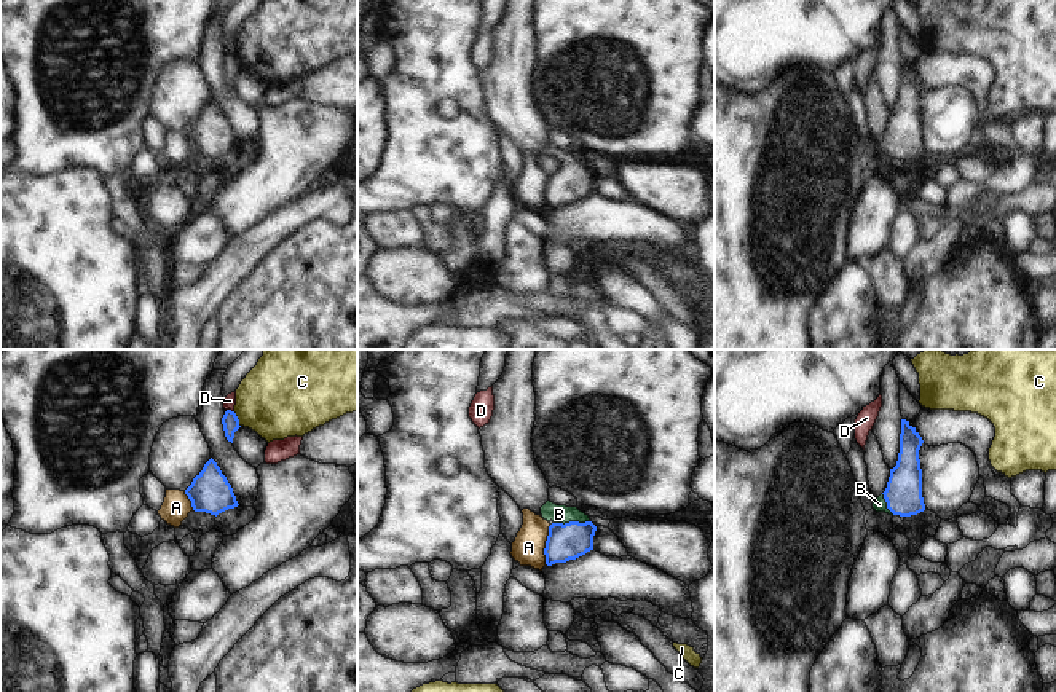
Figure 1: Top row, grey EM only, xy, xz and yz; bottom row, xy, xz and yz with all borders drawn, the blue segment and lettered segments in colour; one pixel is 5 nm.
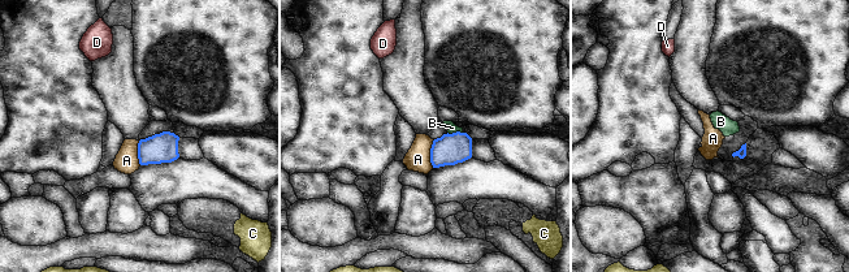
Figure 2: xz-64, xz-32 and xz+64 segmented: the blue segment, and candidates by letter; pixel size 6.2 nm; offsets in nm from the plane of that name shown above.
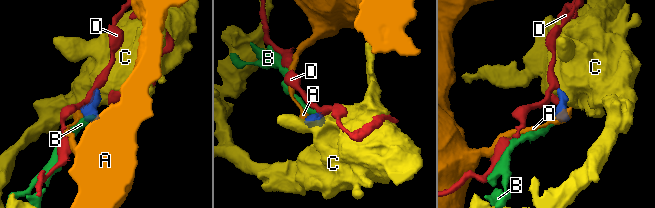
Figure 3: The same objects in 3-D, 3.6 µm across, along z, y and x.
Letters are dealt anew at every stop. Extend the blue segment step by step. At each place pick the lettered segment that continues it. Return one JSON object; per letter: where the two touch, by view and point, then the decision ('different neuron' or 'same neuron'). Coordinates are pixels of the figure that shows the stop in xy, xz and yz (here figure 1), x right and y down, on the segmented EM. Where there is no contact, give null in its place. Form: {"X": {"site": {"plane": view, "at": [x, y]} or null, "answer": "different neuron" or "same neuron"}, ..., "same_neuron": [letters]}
{"A": {"site": {"plane": "xz", "at": [546, 544]}, "answer": "different neuron"}, "B": {"site": {"plane": "xz", "at": [571, 522]}, "answer": "same neuron"}, "C": {"site": {"plane": "xy", "at": [238, 420]}, "answer": "different neuron"}, "D": {"site": {"plane": "xy", "at": [230, 410]}, "answer": "different neuron"}, "same_neuron": ["B"]}

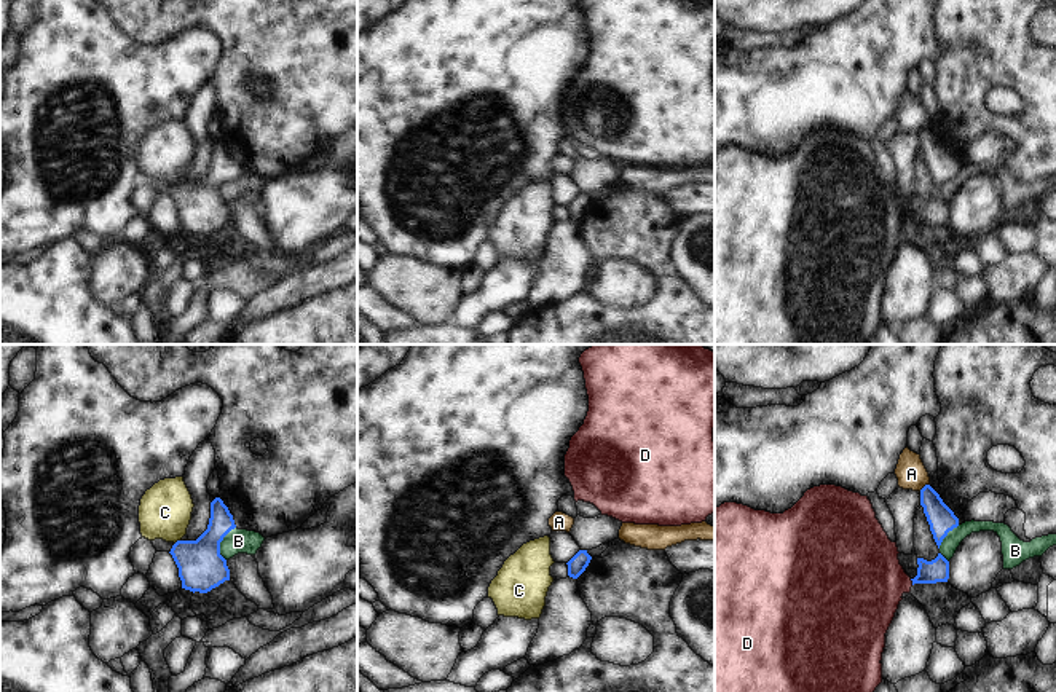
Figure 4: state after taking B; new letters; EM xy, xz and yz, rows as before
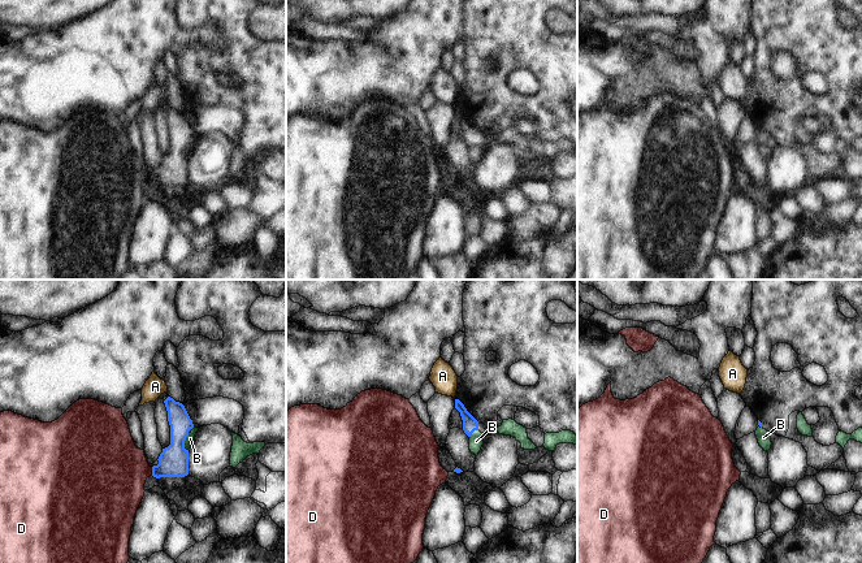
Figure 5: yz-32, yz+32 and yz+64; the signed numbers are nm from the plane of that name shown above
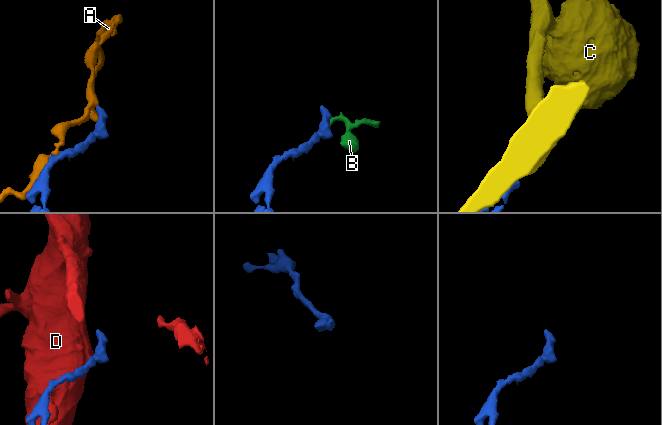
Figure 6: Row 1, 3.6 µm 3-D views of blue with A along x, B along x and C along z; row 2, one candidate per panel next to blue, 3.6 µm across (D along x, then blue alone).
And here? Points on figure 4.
{"A": {"site": {"plane": "yz", "at": [925, 485]}, "answer": "different neuron"}, "B": {"site": {"plane": "xy", "at": [219, 544]}, "answer": "different neuron"}, "C": {"site": {"plane": "xy", "at": [176, 542]}, "answer": "different neuron"}, "D": {"site": {"plane": "yz", "at": [913, 582]}, "answer": "different neuron"}, "same_neuron": []}

